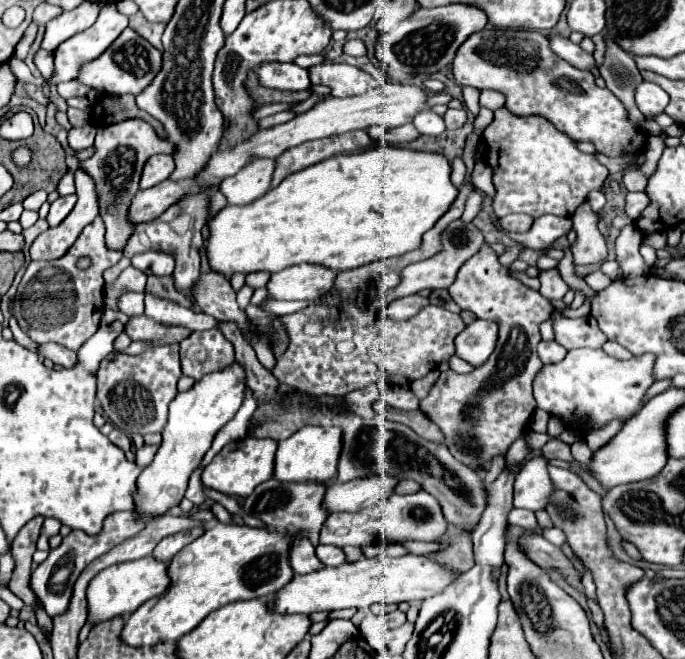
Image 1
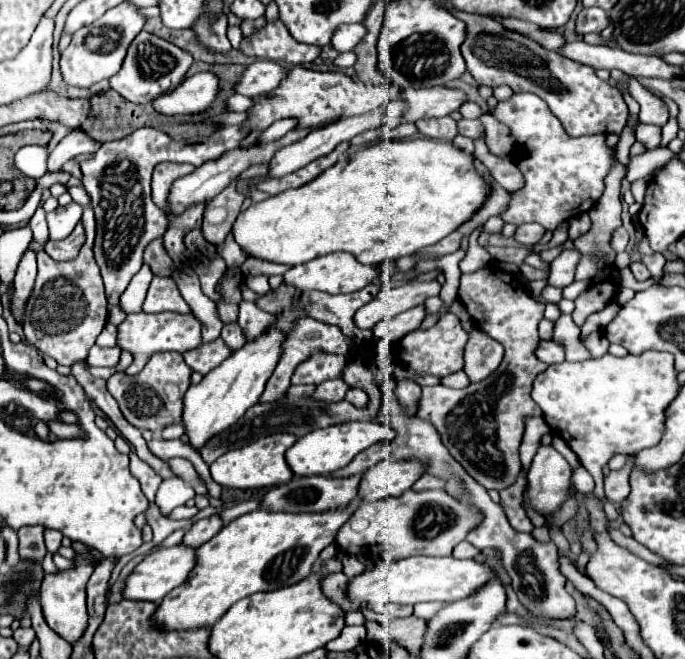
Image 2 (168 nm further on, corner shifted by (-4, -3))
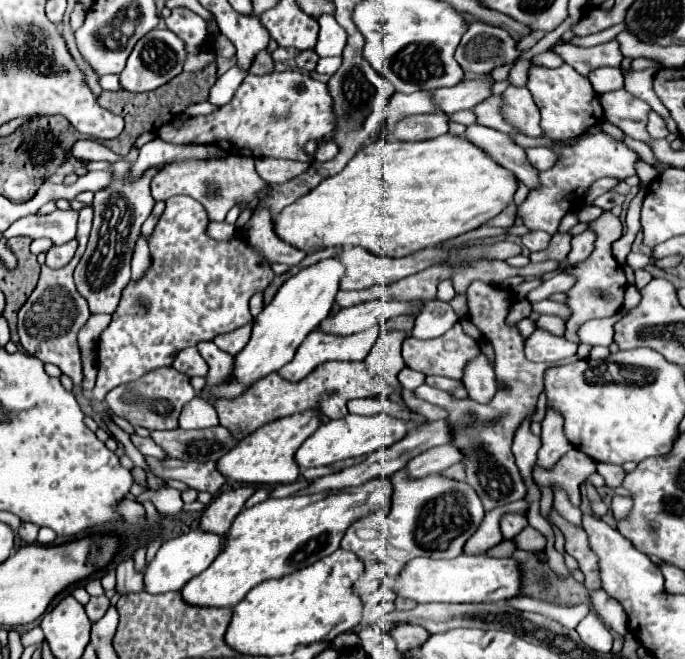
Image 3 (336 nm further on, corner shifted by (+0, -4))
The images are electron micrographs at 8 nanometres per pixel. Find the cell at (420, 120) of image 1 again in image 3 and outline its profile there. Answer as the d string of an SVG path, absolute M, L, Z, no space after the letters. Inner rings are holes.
M420 114L398 122L394 136L398 140L432 140L448 134L450 116L446 114Z

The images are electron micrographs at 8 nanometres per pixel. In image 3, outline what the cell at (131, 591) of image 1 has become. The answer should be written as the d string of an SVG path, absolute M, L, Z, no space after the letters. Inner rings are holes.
M190 530L182 536L176 536L160 546L154 560L144 568L144 592L148 594L164 594L170 590L180 590L190 578L198 576L202 570L212 564L212 560L222 550L222 536L208 534L202 530Z

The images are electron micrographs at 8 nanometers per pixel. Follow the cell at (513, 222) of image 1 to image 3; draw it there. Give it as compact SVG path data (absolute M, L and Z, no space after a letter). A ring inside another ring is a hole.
M536 230L536 232L528 232L528 234L524 234L522 236L522 246L526 246L528 250L544 250L546 246L548 246L548 242L550 242L550 234L548 232L540 232L540 230Z

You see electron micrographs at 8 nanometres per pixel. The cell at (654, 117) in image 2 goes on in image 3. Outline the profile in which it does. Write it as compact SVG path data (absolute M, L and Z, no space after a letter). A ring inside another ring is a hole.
M654 110L648 112L648 134L650 134L652 138L666 138L666 136L668 136L666 122L664 122Z

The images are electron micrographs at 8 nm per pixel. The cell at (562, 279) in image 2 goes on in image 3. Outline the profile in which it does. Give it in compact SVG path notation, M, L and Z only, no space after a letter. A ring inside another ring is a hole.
M584 230L582 234L574 236L574 238L572 238L572 250L570 250L570 254L566 256L564 266L566 266L566 268L572 268L572 266L578 266L580 262L584 262L584 260L590 256L592 248L594 248L594 238L596 238L596 236L594 236L592 230Z

